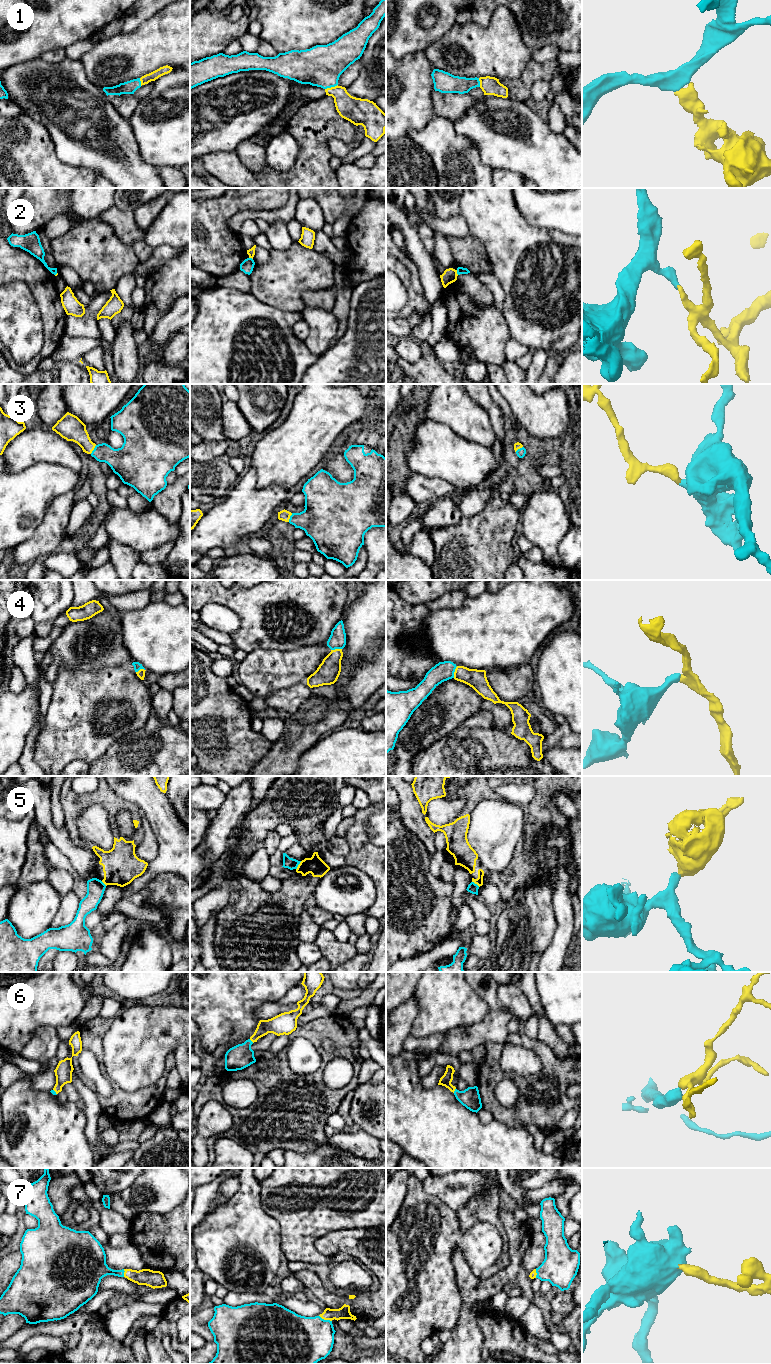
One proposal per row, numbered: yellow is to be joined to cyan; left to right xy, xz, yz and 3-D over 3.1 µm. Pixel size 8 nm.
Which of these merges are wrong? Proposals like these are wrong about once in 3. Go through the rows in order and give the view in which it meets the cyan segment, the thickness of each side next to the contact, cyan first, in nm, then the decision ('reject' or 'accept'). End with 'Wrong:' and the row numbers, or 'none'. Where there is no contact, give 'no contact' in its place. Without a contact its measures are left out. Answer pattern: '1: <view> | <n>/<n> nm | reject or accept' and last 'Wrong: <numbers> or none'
1: xz | 320/190 nm | accept
2: yz | 60/120 nm | reject
3: xy | 220/200 nm | accept
4: yz | 160/150 nm | reject
5: xz | 90/150 nm | reject
6: yz | 160/90 nm | accept
7: xz | 400/100 nm | accept
Wrong: 2, 4, 5

